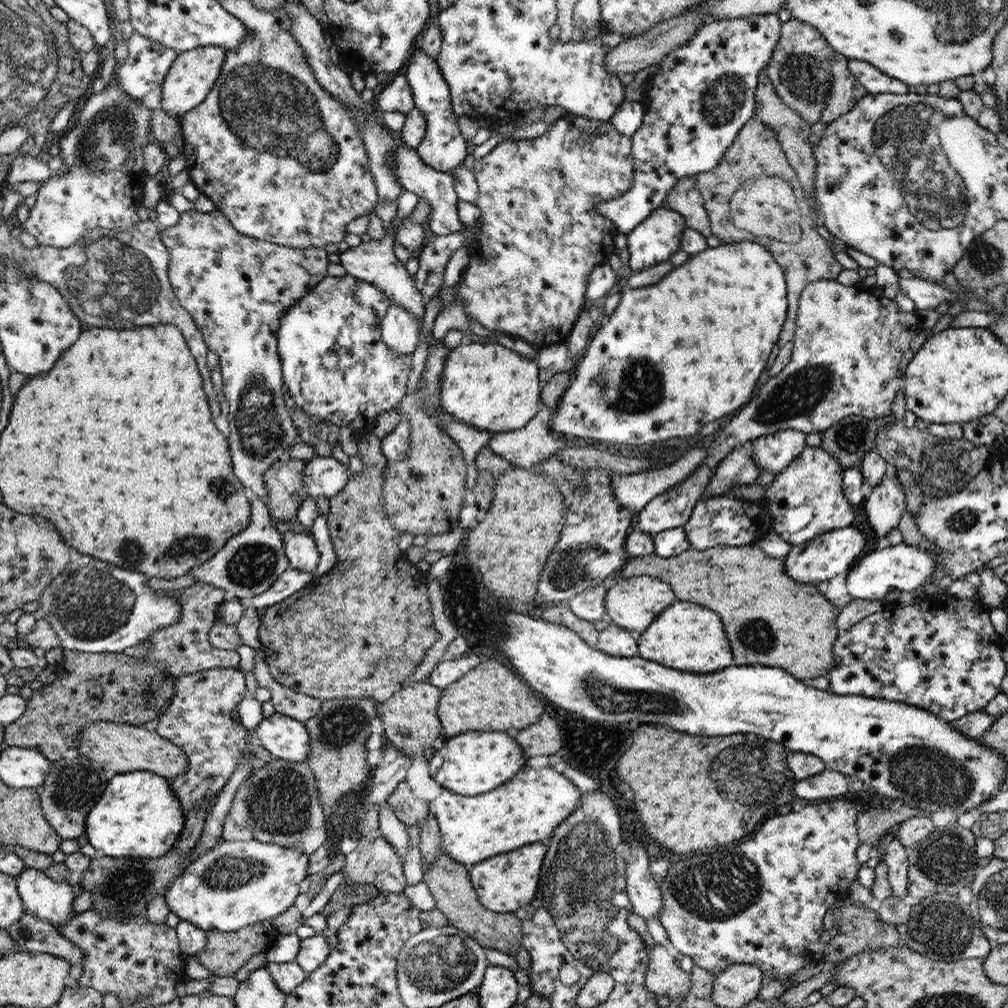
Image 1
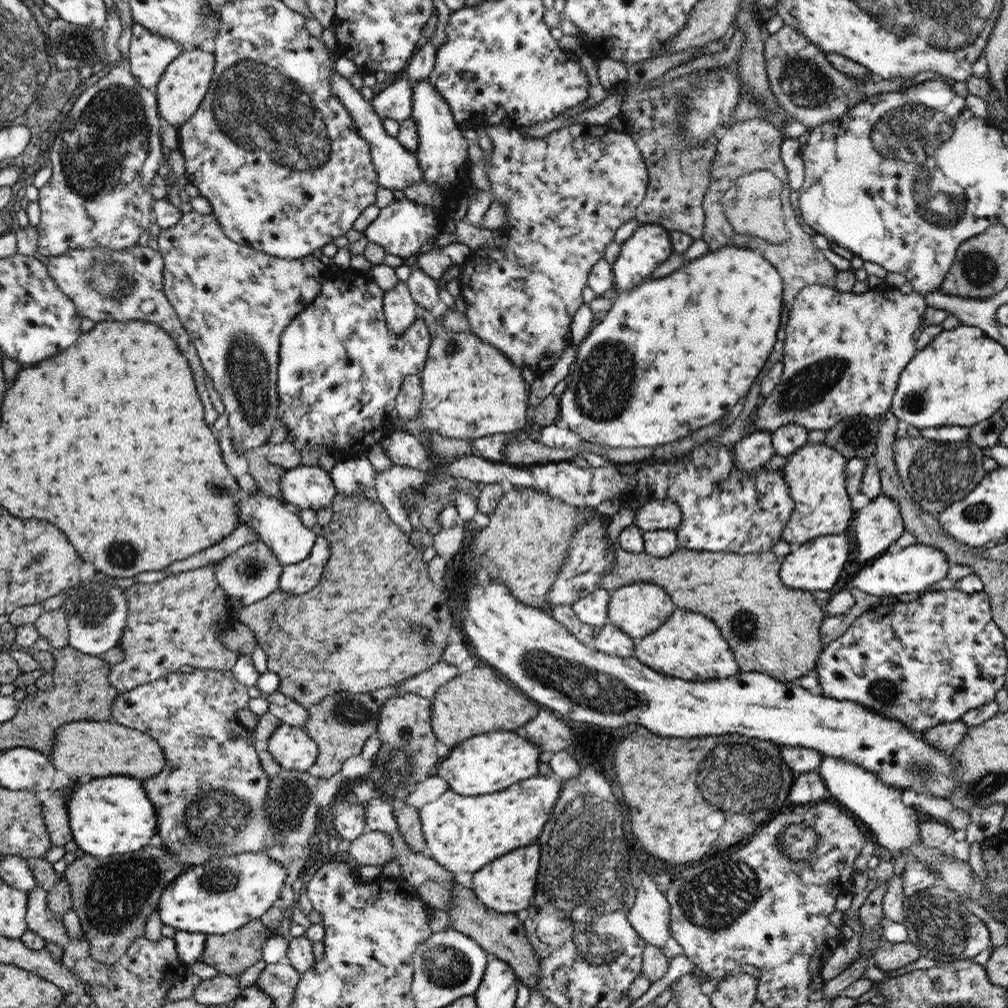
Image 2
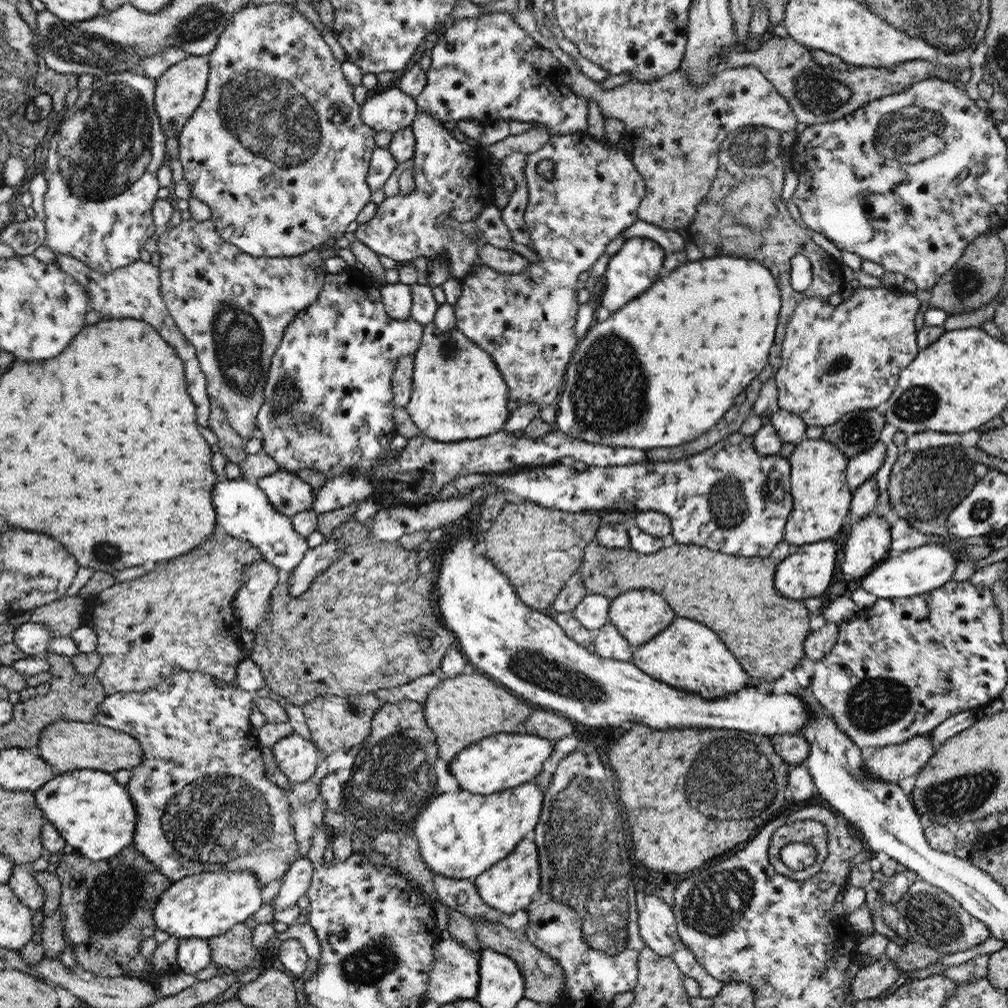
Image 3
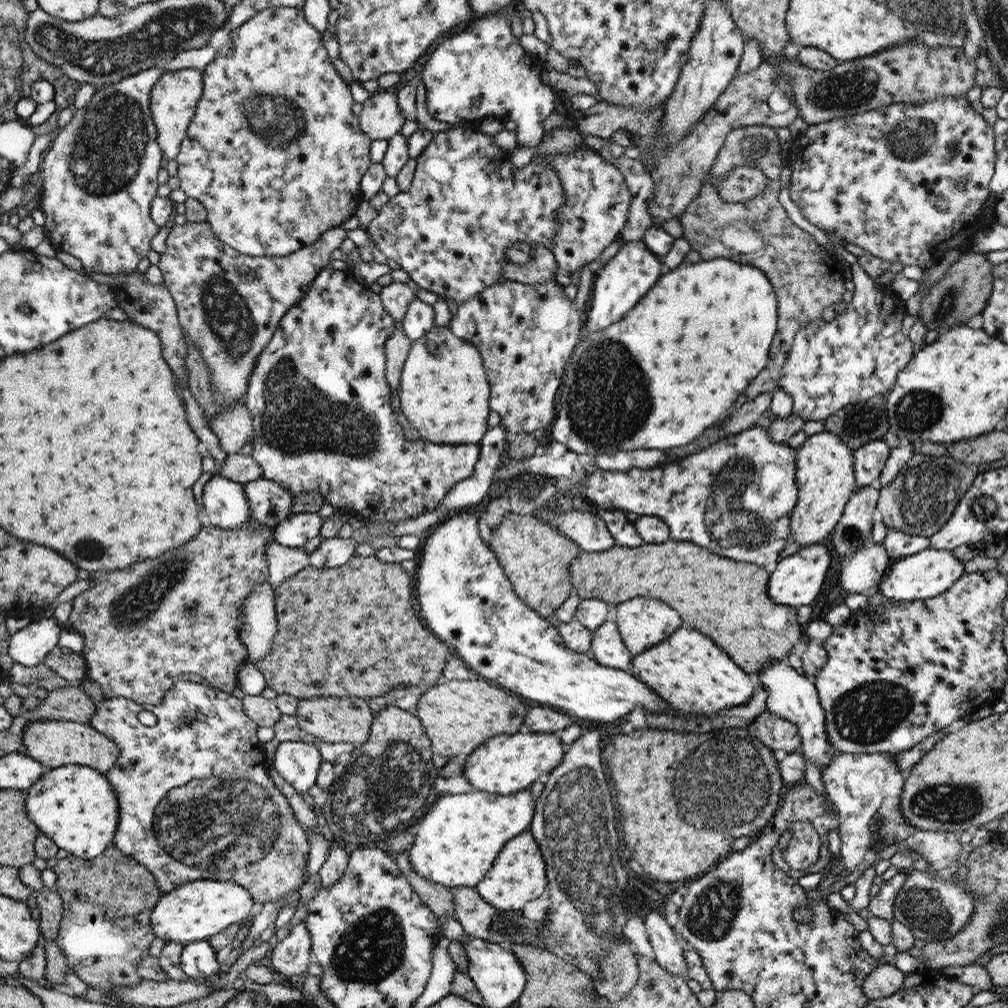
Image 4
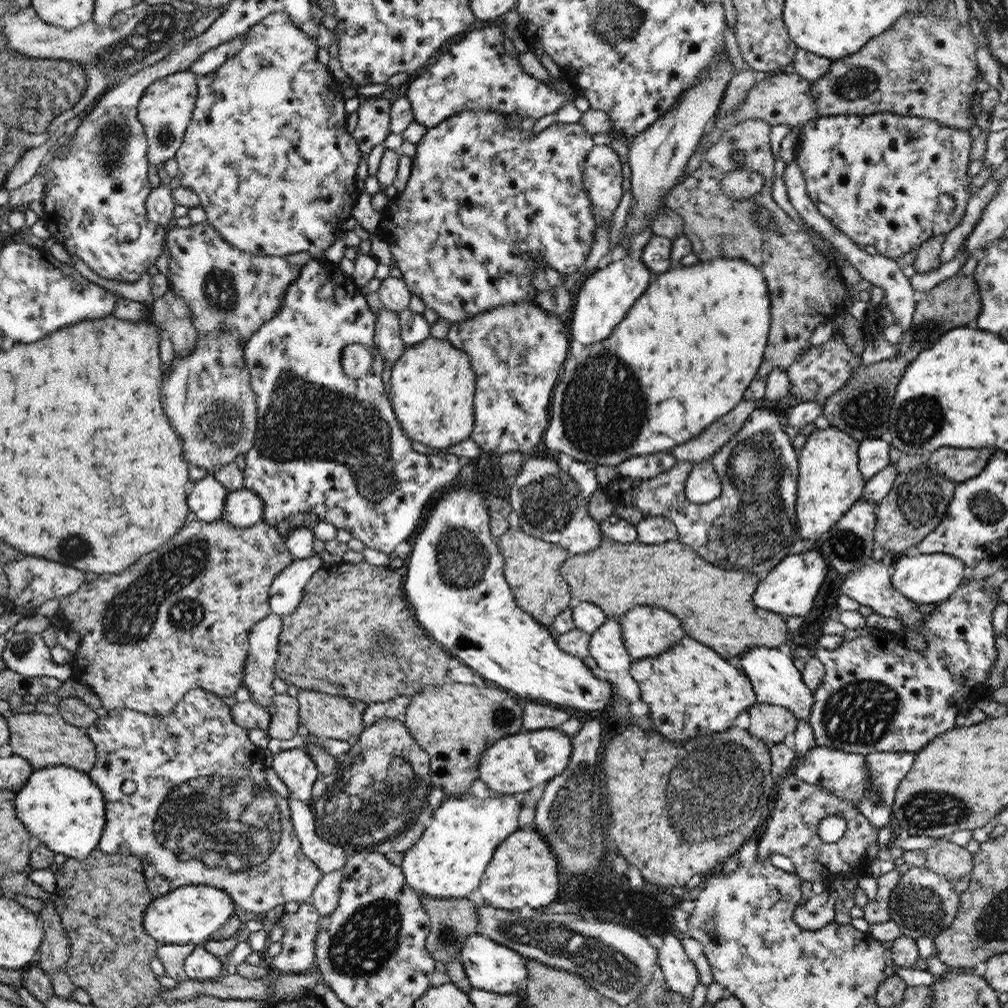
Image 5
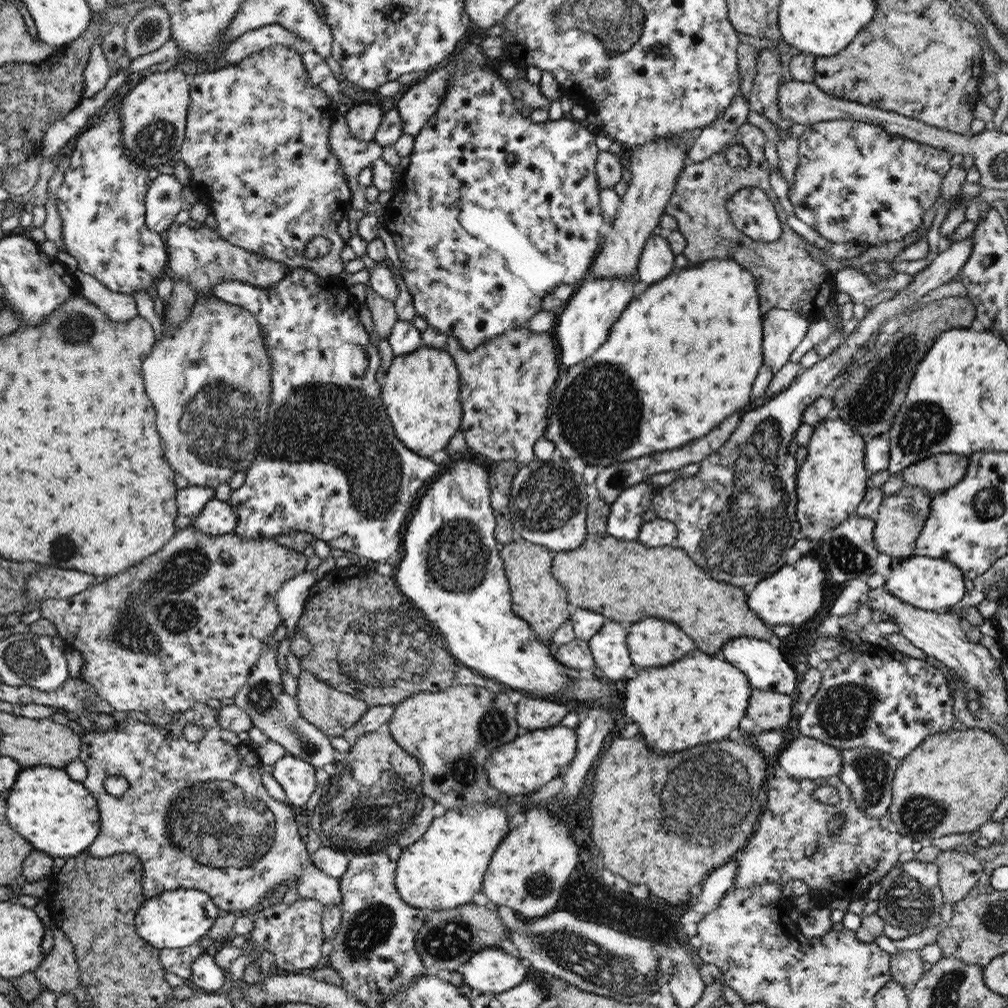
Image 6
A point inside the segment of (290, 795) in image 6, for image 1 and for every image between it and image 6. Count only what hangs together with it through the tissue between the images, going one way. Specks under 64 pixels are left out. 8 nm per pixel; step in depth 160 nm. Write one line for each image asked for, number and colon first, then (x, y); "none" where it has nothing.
1: (285, 738)
2: (293, 749)
3: (297, 757)
4: (297, 762)
5: (296, 769)

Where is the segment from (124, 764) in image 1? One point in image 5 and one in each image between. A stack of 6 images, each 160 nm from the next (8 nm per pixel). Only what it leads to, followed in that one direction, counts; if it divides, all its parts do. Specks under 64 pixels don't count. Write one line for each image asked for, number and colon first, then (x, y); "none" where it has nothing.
2: (83, 749)
3: (67, 745)
4: (54, 743)
5: (44, 740)

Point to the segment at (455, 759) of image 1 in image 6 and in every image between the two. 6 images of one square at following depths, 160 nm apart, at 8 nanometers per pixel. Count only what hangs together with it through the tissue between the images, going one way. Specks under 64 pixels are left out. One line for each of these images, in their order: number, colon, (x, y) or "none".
2: (489, 763)
3: (502, 761)
4: (504, 765)
5: (518, 763)
6: (520, 768)

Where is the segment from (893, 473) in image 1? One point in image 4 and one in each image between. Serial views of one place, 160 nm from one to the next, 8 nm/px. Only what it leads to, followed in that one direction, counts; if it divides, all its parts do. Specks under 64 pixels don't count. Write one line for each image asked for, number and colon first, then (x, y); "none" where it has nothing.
2: (877, 526)
3: (870, 540)
4: (867, 567)

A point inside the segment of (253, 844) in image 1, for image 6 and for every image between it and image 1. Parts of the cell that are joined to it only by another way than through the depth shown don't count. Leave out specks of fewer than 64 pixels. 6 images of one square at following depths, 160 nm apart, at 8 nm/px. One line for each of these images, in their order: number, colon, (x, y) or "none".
2: (223, 895)
3: (205, 905)
4: (200, 909)
5: (187, 916)
6: (177, 918)

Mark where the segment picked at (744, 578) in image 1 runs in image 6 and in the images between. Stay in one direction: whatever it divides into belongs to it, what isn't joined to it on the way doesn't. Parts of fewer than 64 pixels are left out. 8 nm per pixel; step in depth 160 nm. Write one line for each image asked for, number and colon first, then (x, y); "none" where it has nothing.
2: (775, 628)
3: (766, 631)
4: (729, 601)
5: (715, 606)
6: (605, 574)

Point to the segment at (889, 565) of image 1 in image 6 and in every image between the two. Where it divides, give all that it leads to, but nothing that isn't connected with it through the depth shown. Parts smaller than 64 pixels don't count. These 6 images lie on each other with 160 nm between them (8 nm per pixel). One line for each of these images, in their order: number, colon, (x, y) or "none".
2: (913, 569)
3: (923, 569)
4: (930, 572)
5: (924, 578)
6: (935, 584)

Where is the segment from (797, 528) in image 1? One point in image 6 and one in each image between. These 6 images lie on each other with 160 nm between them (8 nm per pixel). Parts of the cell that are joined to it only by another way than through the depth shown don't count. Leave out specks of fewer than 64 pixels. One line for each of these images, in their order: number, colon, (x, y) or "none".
2: (815, 475)
3: (821, 496)
4: (825, 474)
5: (830, 482)
6: (831, 482)

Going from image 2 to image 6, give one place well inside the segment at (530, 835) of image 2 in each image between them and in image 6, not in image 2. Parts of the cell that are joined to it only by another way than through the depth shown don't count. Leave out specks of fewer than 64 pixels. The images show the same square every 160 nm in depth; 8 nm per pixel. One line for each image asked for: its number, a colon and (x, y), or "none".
3: (460, 835)
4: (456, 844)
5: (448, 861)
6: (443, 869)

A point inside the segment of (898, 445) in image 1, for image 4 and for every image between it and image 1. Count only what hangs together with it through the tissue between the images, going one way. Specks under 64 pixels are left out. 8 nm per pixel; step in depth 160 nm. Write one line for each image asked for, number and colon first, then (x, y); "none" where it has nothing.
2: (936, 474)
3: (924, 487)
4: (919, 501)

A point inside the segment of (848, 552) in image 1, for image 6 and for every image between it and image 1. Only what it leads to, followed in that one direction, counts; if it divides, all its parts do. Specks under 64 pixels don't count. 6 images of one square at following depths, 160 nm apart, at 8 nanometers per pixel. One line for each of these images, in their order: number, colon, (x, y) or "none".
2: (816, 565)
3: (806, 573)
4: (796, 581)
5: (790, 589)
6: (791, 595)

